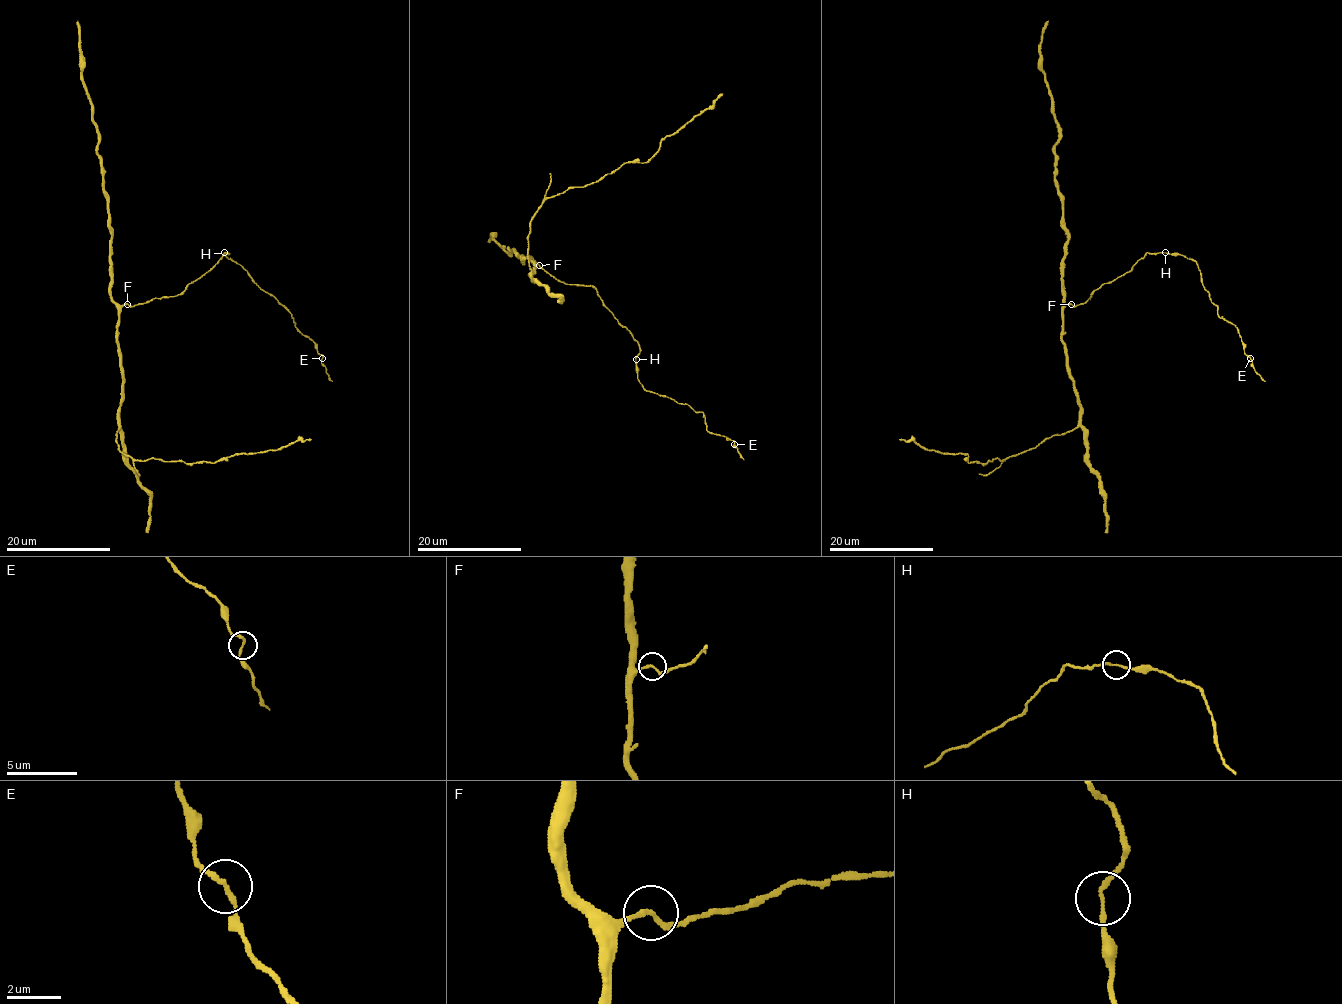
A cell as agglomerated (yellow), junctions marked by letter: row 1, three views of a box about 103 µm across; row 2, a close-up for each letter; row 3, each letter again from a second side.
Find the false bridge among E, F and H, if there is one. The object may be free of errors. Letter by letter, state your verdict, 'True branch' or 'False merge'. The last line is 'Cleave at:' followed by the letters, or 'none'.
E: True branch
F: True branch
H: True branch
Cleave at: none

